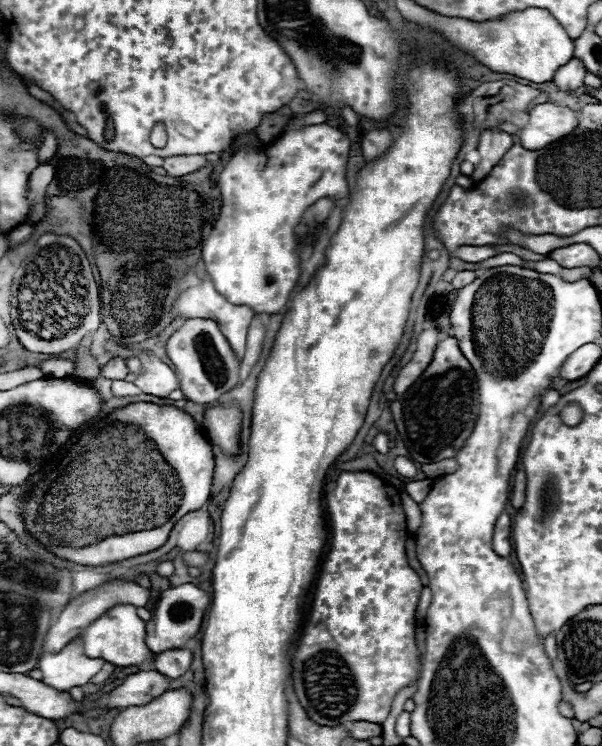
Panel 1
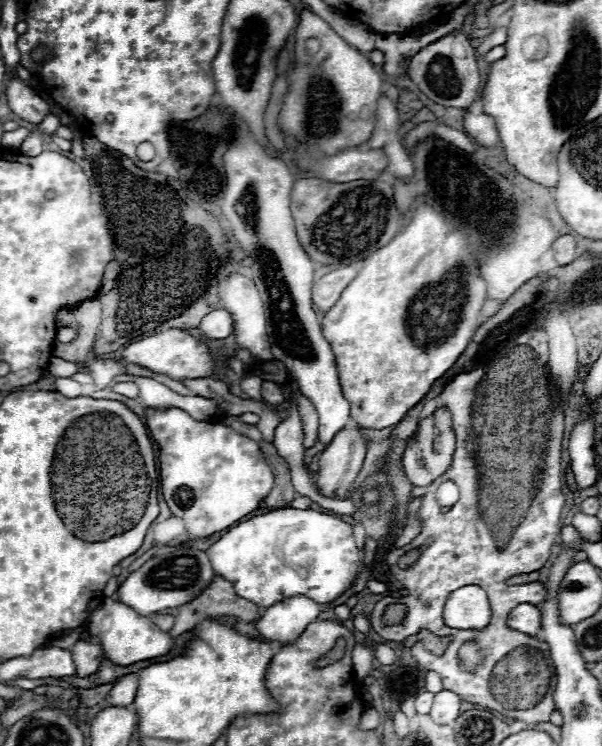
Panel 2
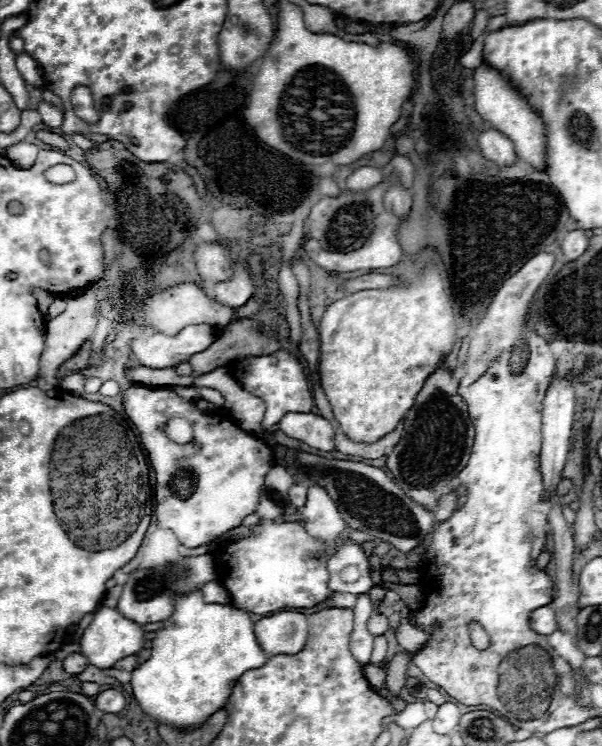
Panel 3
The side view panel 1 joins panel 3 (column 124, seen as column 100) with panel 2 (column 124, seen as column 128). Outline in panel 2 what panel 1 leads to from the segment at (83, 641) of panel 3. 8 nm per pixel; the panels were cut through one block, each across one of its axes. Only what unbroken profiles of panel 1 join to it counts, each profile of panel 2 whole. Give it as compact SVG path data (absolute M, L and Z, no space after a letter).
M106 598L102 602L102 606L98 606L90 614L90 618L86 620L86 628L92 636L96 636L100 640L100 644L104 646L106 658L120 666L166 656L174 648L174 638L168 632L160 630L148 616L140 616L134 610L130 610L128 606L112 600L112 598Z

